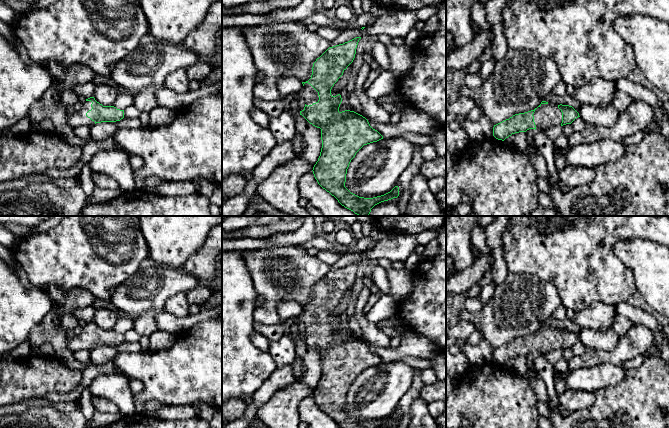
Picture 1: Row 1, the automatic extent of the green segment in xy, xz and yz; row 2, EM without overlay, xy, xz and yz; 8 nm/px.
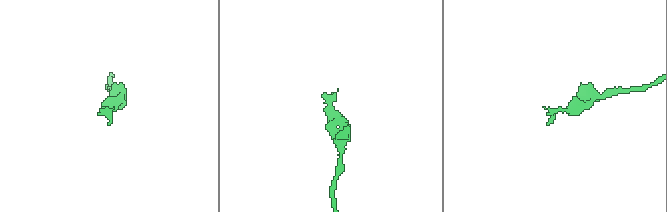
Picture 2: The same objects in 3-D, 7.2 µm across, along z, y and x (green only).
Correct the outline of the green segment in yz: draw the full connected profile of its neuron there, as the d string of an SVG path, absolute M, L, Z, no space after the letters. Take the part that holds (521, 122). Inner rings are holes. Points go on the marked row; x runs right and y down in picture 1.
M542 101L534 110L515 114L493 127L493 136L504 141L512 134L526 132L529 129L547 130L551 126L571 124L579 113L569 105L556 105Z

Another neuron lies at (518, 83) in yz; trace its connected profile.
M508 49L481 87L470 89L464 84L460 88L460 97L473 99L475 104L482 109L483 115L496 125L515 114L537 108L543 98L550 94L561 80L558 66L550 57L545 57L530 49Z

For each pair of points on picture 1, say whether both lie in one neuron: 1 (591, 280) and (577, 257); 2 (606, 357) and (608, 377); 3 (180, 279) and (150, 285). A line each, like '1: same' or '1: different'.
1: same
2: different
3: same

